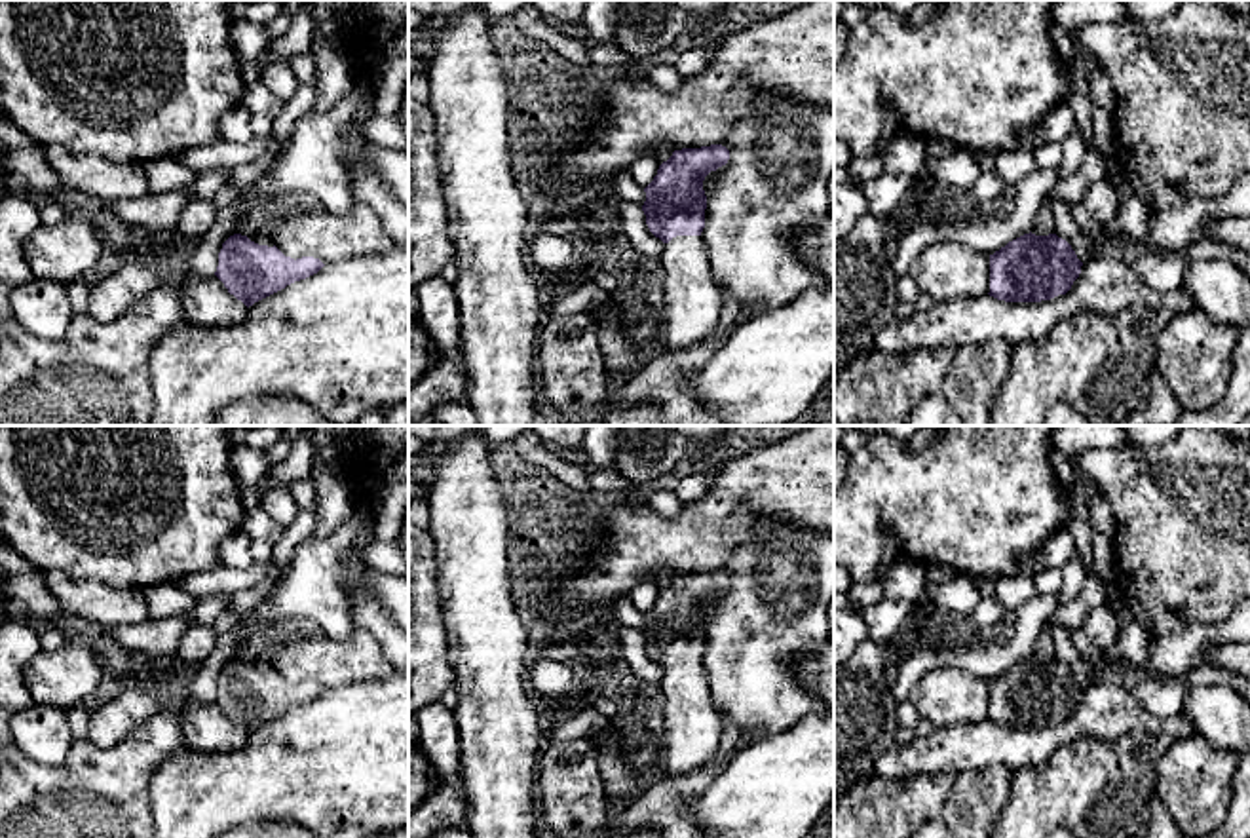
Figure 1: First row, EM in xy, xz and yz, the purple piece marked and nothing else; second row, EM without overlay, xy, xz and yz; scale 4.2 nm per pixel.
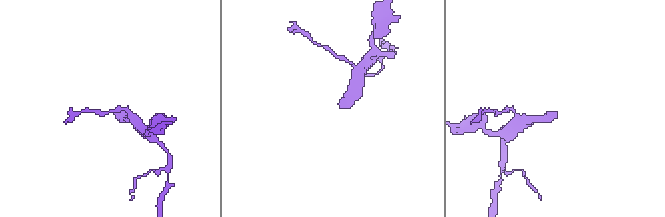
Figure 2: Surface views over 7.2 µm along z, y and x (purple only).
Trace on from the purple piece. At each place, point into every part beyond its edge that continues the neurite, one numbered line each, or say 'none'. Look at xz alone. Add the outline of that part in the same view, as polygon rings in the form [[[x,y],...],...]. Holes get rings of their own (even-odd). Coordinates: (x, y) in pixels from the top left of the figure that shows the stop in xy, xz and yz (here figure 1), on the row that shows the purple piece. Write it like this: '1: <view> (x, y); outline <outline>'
1: xz (688, 295); outline [[[676,236],[663,243],[653,291],[661,312],[655,352],[678,353],[705,342],[720,319],[722,285],[712,276],[703,236]]]

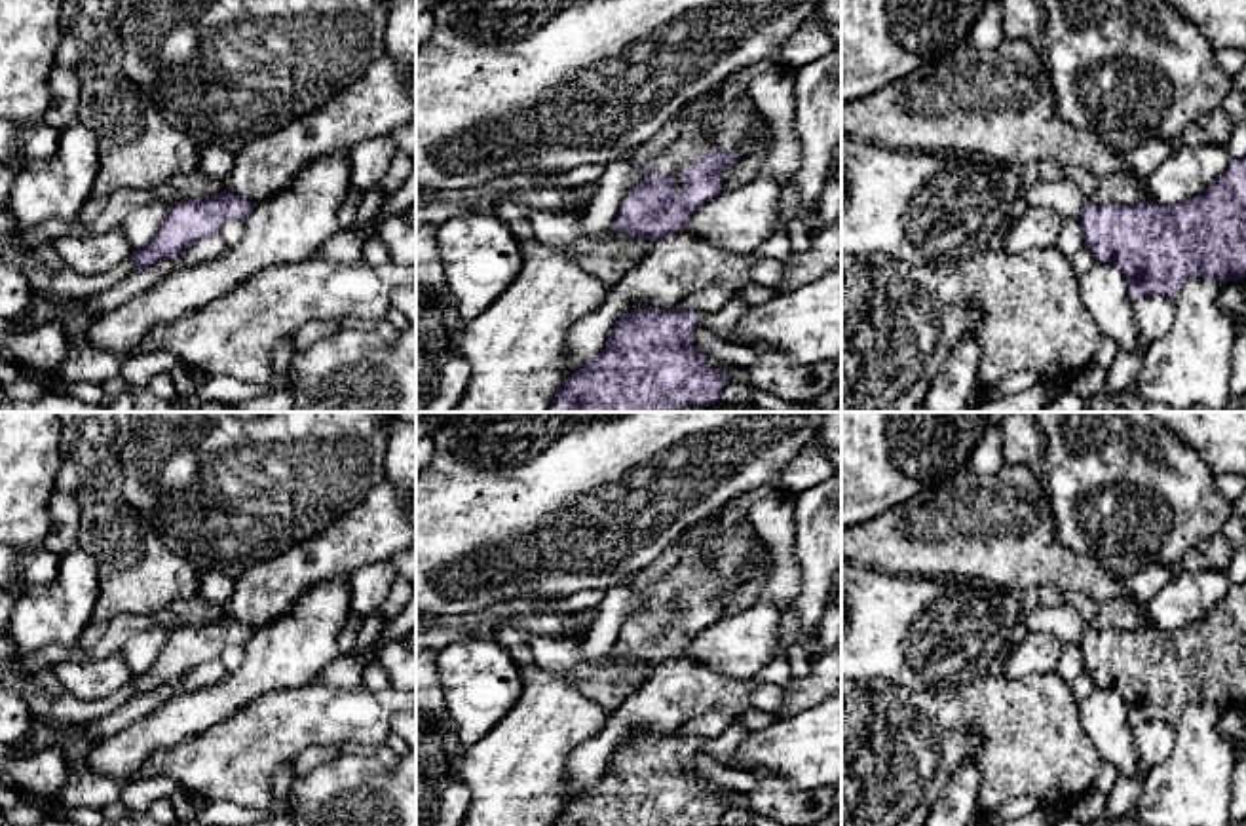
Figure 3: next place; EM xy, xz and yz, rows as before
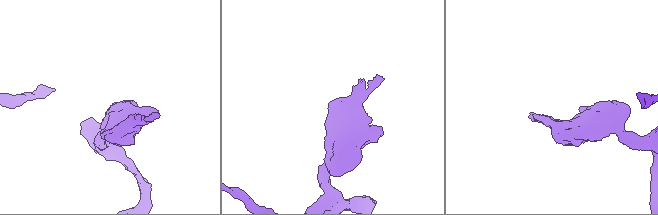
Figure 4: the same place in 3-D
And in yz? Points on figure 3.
none

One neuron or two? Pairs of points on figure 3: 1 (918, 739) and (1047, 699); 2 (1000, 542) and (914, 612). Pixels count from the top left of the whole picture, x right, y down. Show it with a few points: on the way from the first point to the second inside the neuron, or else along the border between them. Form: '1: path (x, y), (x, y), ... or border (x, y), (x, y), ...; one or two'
1: path (950, 726), (1015, 722); one
2: border (910, 574), (969, 578), (998, 589); two

